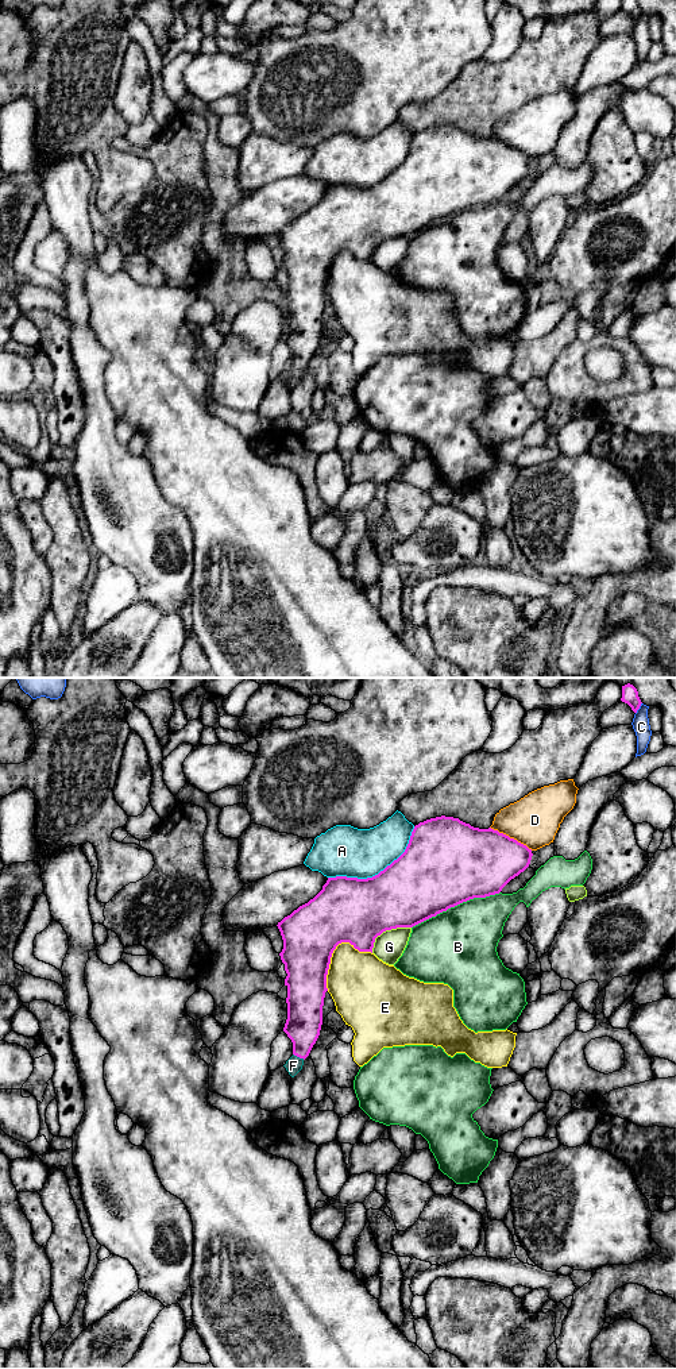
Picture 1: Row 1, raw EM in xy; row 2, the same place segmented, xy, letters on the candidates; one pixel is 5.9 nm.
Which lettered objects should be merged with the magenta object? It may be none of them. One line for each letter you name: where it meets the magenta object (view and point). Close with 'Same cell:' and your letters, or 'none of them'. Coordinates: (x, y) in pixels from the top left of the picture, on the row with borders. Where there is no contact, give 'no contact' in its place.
F: meets magenta in xy at (298, 1056)
Same cell: F

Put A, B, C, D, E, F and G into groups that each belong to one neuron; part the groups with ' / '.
A / B / C / D / E / F / G

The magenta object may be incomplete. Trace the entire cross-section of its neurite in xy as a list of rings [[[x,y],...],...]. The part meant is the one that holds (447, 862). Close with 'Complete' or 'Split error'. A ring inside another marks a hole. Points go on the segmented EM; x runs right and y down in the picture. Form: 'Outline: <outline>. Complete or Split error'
Outline: [[[445,815],[430,818],[414,826],[405,852],[378,875],[367,879],[328,878],[313,899],[278,922],[283,940],[279,956],[287,973],[287,1019],[283,1031],[293,1042],[293,1056],[283,1065],[289,1075],[294,1077],[302,1069],[304,1060],[320,1036],[324,998],[328,991],[327,975],[332,953],[339,944],[349,942],[359,952],[372,953],[375,938],[386,930],[413,928],[470,899],[499,894],[511,879],[529,867],[532,856],[532,849],[526,845],[491,828],[474,828],[459,818]]]. Split error

